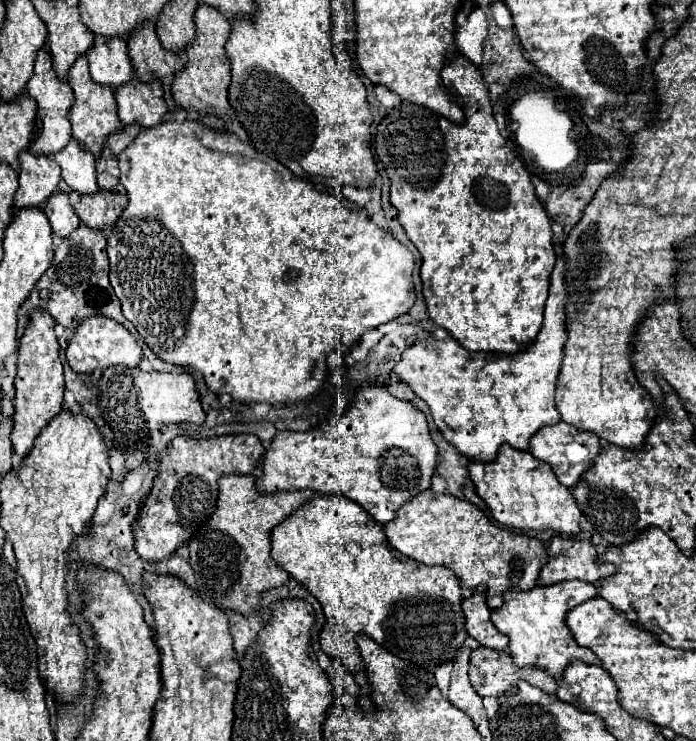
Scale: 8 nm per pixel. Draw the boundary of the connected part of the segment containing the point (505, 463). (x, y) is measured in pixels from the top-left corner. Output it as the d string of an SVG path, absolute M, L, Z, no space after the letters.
M503 445L499 449L499 457L493 463L479 465L479 461L471 461L469 475L479 497L489 505L491 515L501 525L521 531L553 529L565 535L577 535L581 531L583 513L579 511L575 497L565 485L557 481L553 469L547 463L537 461L529 451L525 453Z

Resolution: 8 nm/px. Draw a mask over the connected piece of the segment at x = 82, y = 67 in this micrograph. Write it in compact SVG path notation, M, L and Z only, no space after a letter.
M81 55L75 65L71 67L69 71L69 85L75 93L75 103L69 111L69 121L73 125L73 137L83 145L87 147L95 157L101 155L101 149L103 149L103 143L109 135L121 131L121 121L117 117L117 101L113 97L113 89L107 89L107 87L99 87L91 75L89 75L89 69L87 69L87 57Z

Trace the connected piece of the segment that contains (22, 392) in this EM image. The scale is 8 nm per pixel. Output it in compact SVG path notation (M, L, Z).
M31 313L31 321L19 341L19 365L15 377L15 427L11 441L17 455L29 455L41 429L63 409L63 393L63 363L55 337L55 321L51 321L47 313Z

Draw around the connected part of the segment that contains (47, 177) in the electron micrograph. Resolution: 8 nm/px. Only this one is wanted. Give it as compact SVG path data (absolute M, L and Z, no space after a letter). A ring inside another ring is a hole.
M23 151L19 157L19 189L15 193L15 209L41 207L55 191L61 181L59 165L51 157L35 157L29 151Z

